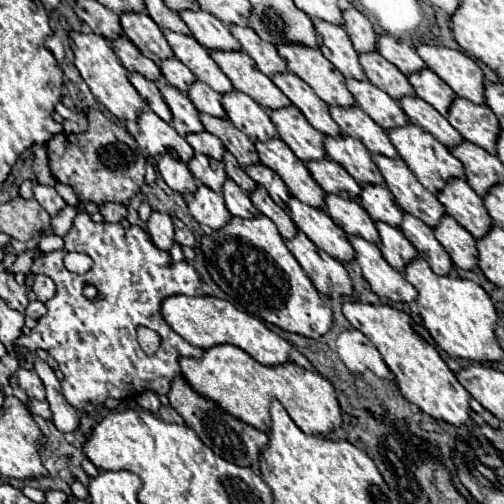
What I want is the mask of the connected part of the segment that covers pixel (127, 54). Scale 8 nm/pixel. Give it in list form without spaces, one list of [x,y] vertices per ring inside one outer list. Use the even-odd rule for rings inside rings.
[[[119,36],[117,40],[111,42],[111,46],[129,72],[139,72],[141,76],[145,76],[147,80],[153,80],[153,82],[157,82],[163,76],[159,66],[153,60],[149,60],[147,56],[143,56],[127,36]]]

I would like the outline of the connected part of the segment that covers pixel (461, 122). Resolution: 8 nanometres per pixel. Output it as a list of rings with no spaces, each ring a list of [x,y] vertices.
[[[455,98],[447,120],[457,128],[465,140],[481,146],[489,154],[497,154],[497,136],[501,132],[499,120],[487,104],[473,104],[465,98]]]

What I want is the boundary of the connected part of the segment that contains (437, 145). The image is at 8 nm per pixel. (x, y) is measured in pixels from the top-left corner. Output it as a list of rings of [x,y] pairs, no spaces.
[[[407,124],[403,128],[393,128],[387,130],[393,146],[397,148],[399,156],[405,160],[405,164],[411,168],[411,172],[417,176],[417,180],[433,194],[439,194],[443,190],[443,186],[447,184],[447,180],[451,178],[463,178],[465,180],[465,168],[463,164],[439,142],[435,140],[429,132],[425,132],[423,128],[415,126],[415,124]]]

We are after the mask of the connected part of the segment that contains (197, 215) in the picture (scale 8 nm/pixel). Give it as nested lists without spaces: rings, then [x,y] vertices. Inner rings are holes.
[[[203,184],[197,186],[197,192],[191,194],[187,198],[187,202],[189,202],[191,216],[201,226],[207,226],[211,230],[219,230],[231,220],[231,214],[229,214],[229,210],[225,206],[223,196],[215,194],[211,188],[207,188]]]

